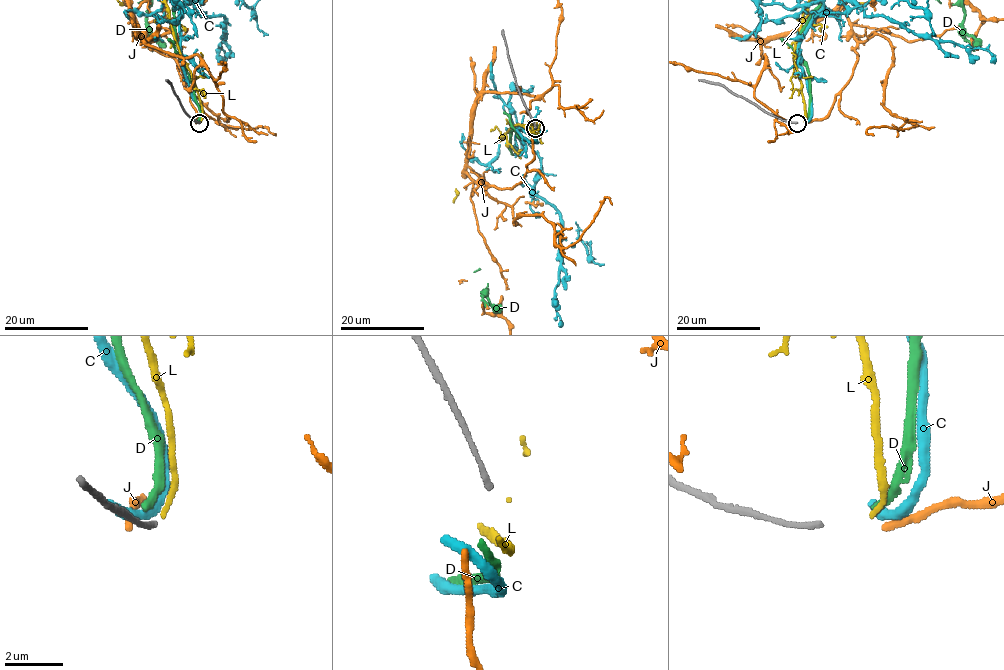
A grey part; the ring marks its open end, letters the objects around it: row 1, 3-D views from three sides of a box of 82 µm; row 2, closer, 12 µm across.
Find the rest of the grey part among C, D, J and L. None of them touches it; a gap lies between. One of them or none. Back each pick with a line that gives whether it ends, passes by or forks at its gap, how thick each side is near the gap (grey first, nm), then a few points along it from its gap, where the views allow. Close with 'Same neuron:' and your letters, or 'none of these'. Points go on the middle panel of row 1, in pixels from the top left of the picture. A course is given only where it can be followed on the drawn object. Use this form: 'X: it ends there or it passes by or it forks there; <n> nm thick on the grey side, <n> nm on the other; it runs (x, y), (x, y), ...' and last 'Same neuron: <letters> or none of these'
Same neuron: none of these

